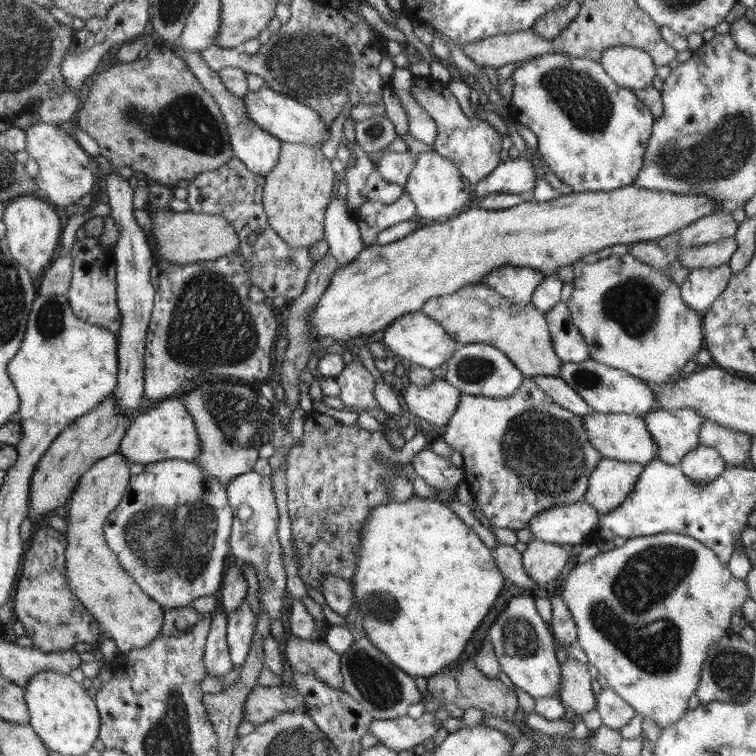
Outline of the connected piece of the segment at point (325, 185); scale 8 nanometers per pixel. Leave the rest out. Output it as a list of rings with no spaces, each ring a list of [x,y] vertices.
[[[282,141],[280,159],[276,167],[265,176],[266,185],[263,193],[263,210],[270,227],[292,248],[309,249],[320,240],[324,240],[324,220],[327,207],[336,193],[336,176],[331,168],[331,160],[327,159],[320,148],[309,148],[302,144]]]

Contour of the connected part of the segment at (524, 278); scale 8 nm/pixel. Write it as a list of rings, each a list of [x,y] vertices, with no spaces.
[[[506,264],[493,271],[484,281],[484,285],[499,292],[506,300],[518,308],[532,306],[534,290],[545,280],[546,276],[534,268],[510,266]]]

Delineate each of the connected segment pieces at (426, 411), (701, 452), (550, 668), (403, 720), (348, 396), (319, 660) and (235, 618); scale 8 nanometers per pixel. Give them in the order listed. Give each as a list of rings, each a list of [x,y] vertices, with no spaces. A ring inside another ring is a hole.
[[[440,374],[426,387],[409,385],[400,397],[408,412],[438,427],[446,425],[460,404],[462,391],[444,380]]]
[[[699,443],[694,451],[683,456],[678,466],[688,479],[698,481],[700,484],[713,481],[722,474],[726,468],[726,461],[716,448]]]
[[[534,595],[512,597],[505,610],[492,624],[488,635],[502,672],[520,690],[533,699],[559,698],[561,694],[561,665],[556,657],[555,637],[550,626],[538,614]]]
[[[426,712],[419,718],[411,718],[407,714],[392,720],[375,719],[370,726],[370,734],[378,738],[378,742],[391,748],[396,753],[413,750],[414,746],[434,739],[436,732],[445,722],[436,718],[436,713]]]
[[[351,355],[343,371],[335,377],[340,387],[339,398],[346,407],[368,410],[381,410],[374,397],[374,376],[366,369],[359,358]]]
[[[292,635],[288,641],[284,639],[283,652],[295,672],[314,676],[315,680],[329,688],[343,689],[341,655],[333,652],[325,643]]]
[[[244,600],[237,610],[227,612],[227,644],[231,662],[235,669],[240,669],[245,664],[250,653],[250,648],[255,634],[256,619],[250,604]]]

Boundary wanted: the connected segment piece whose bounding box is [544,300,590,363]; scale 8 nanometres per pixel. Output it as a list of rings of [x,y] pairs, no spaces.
[[[558,302],[552,310],[544,313],[548,330],[552,335],[554,351],[562,362],[584,362],[590,359],[588,343],[584,341],[580,329],[572,322],[572,313],[565,302]]]

